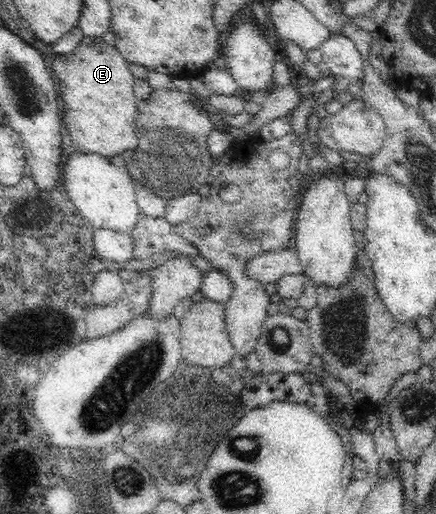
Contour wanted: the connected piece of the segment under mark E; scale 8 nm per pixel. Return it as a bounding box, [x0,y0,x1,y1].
[53,38,138,158]

